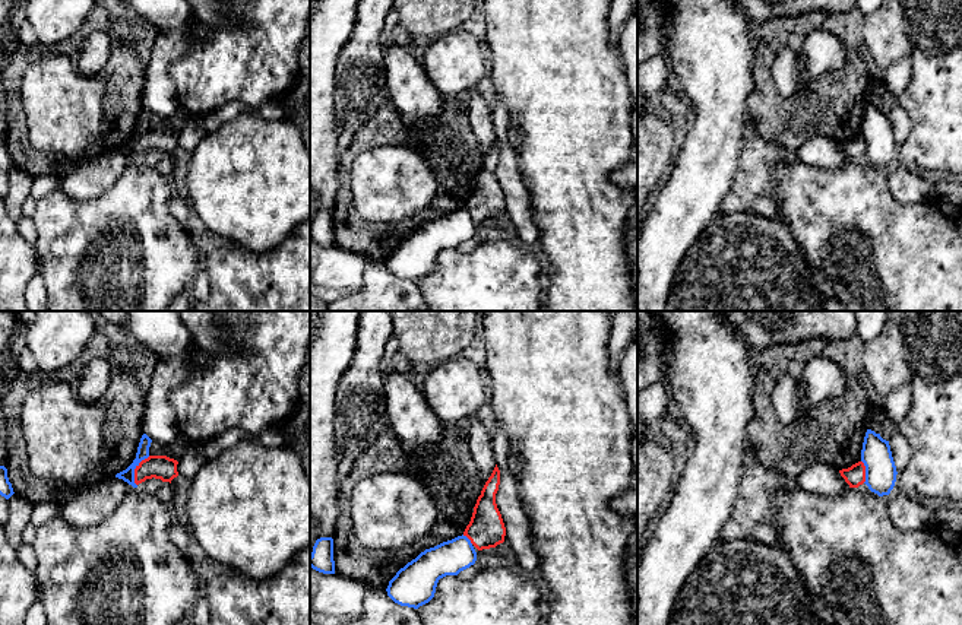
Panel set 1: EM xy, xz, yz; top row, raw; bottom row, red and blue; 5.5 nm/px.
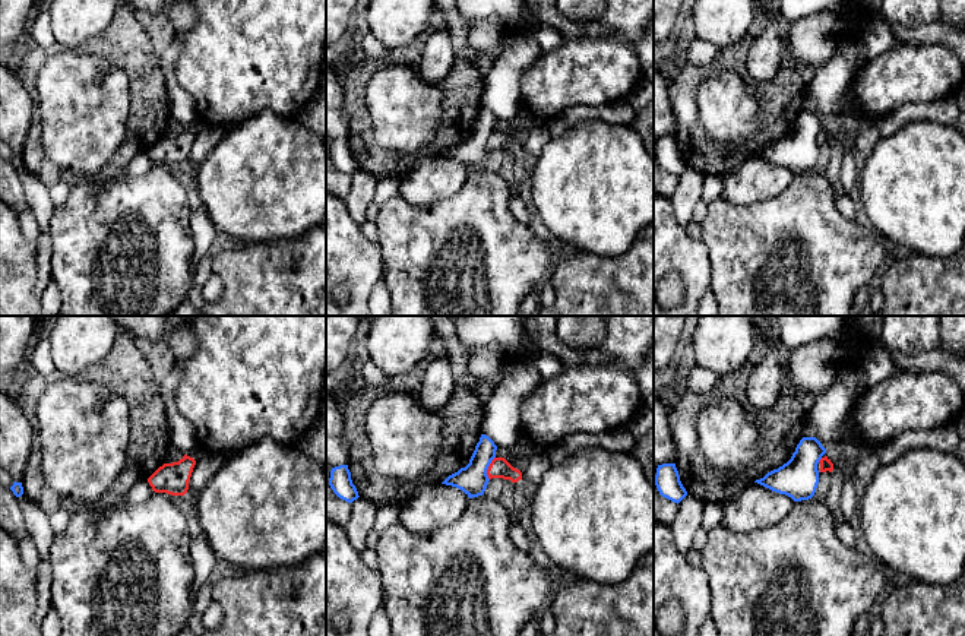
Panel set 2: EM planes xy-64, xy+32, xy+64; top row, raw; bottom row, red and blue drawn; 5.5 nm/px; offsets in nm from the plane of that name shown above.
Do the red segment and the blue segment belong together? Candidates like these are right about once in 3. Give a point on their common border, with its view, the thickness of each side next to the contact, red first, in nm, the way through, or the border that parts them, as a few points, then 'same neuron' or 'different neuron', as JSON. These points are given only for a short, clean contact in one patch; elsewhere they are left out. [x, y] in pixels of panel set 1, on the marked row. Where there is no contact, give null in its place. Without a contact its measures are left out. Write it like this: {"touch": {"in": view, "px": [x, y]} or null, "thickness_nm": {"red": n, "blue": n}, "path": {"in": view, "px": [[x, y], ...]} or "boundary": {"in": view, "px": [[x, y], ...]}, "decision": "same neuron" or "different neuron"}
{"touch": {"in": "xy", "px": [135, 469]}, "thickness_nm": {"red": 130, "blue": 70}, "boundary": {"in": "xy", "px": [[149, 456], [135, 469], [136, 485]]}, "decision": "different neuron"}

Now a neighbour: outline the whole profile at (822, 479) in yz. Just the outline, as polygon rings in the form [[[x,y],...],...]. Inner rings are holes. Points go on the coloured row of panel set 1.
[[[817,463],[808,467],[797,478],[788,480],[788,483],[823,496],[839,495],[849,489],[849,485],[841,476],[839,470],[825,463]]]

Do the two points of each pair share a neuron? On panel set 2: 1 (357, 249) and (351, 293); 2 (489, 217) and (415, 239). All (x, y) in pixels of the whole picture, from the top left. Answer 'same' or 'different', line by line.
1: same
2: same

